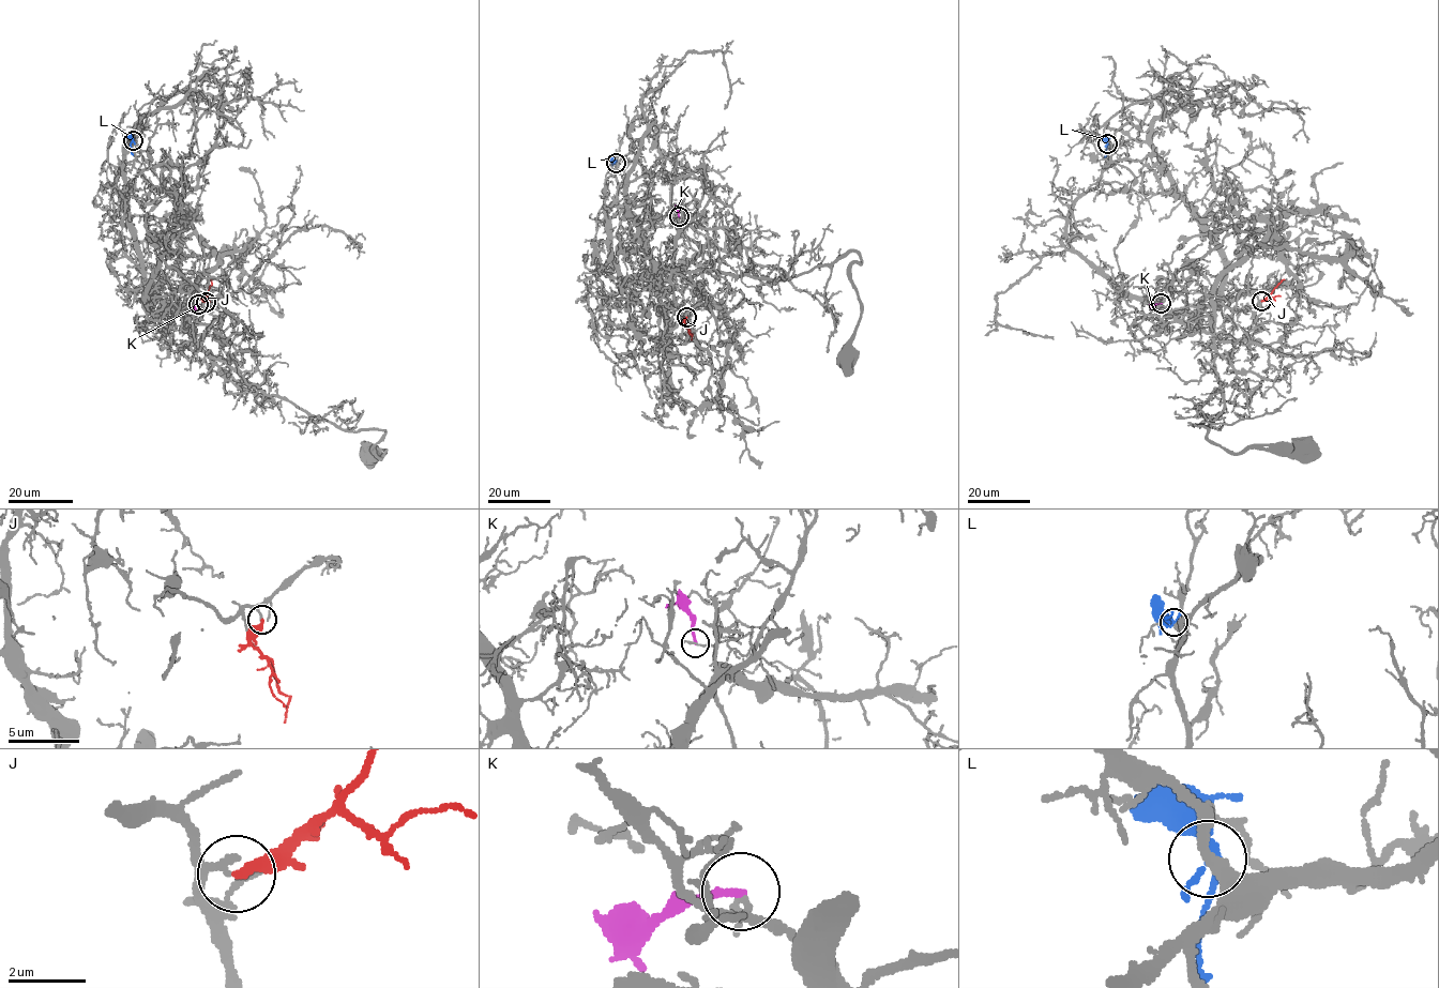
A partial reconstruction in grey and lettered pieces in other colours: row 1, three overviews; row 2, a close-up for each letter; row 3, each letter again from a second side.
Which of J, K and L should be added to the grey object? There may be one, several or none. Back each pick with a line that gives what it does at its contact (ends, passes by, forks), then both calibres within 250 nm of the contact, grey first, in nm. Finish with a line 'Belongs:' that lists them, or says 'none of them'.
Belongs: none of them

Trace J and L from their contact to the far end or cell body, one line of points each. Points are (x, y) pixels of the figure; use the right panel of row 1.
J: (1261, 301), (1284, 278)
L: (1107, 143), (1104, 156)

